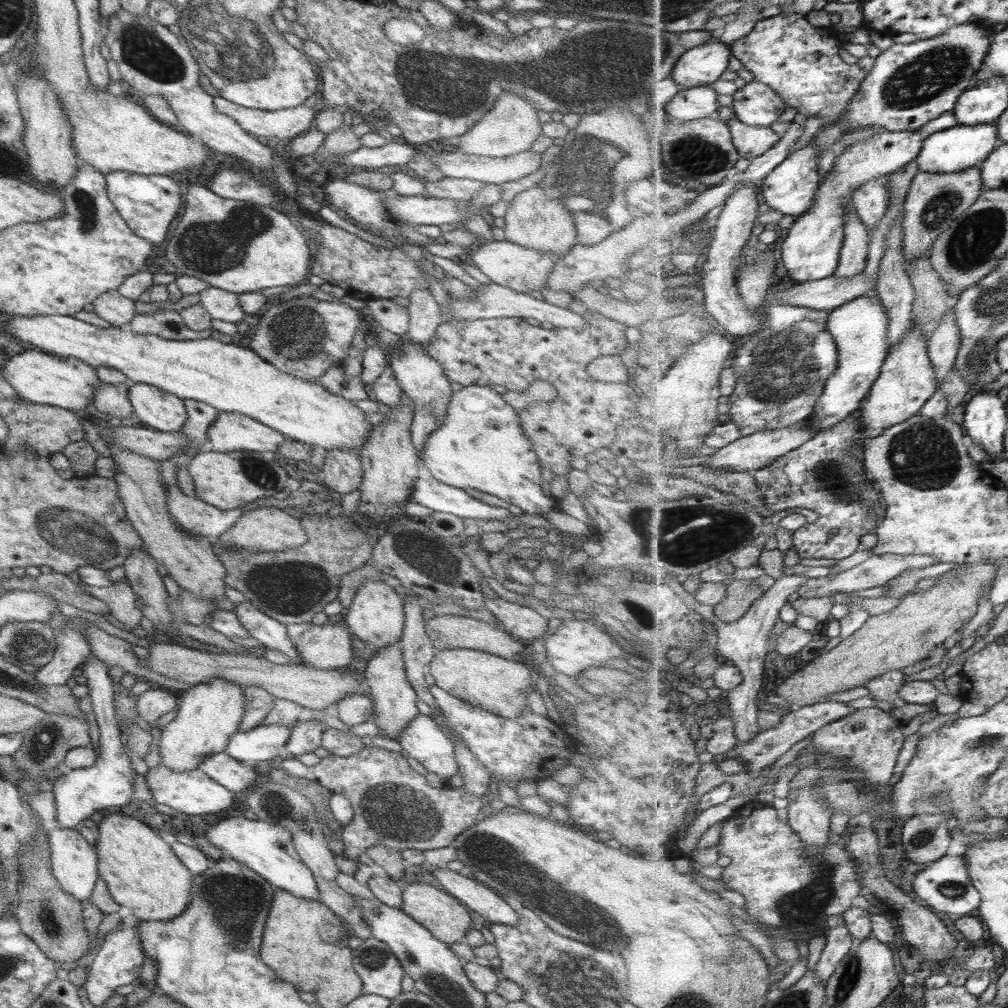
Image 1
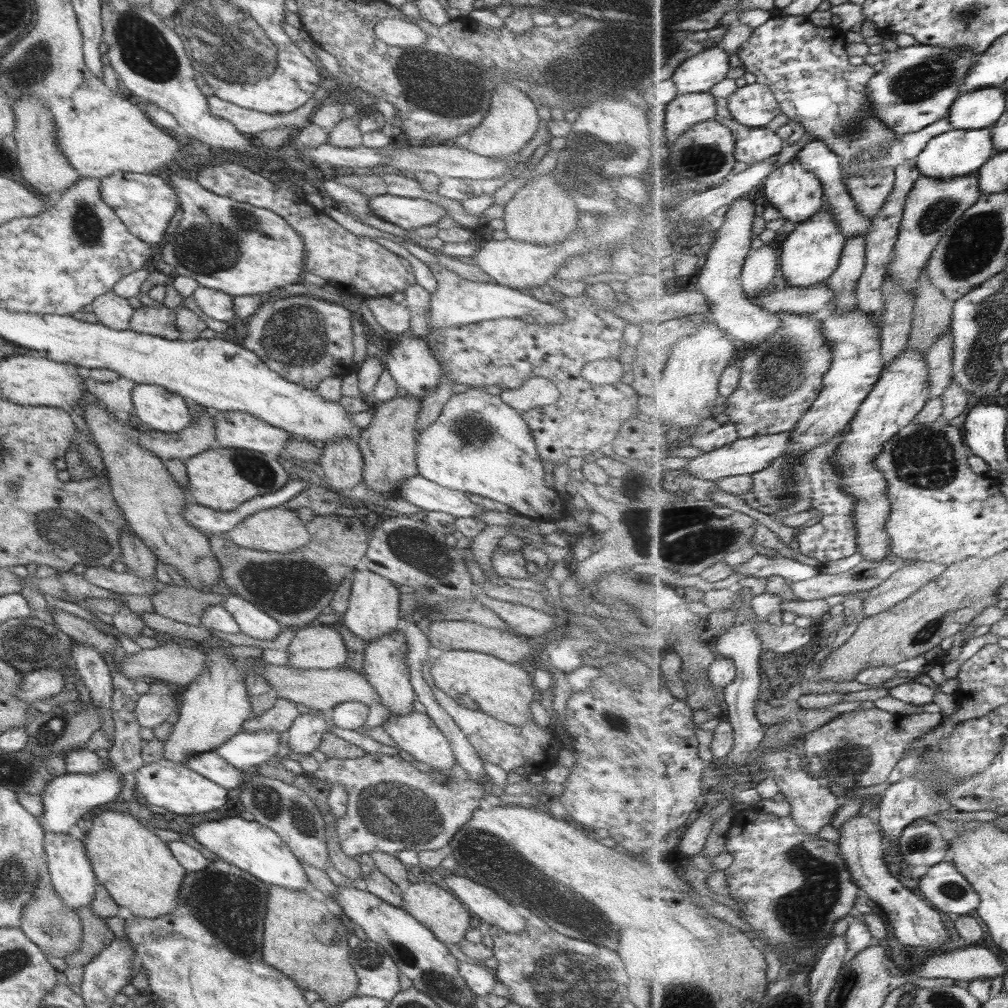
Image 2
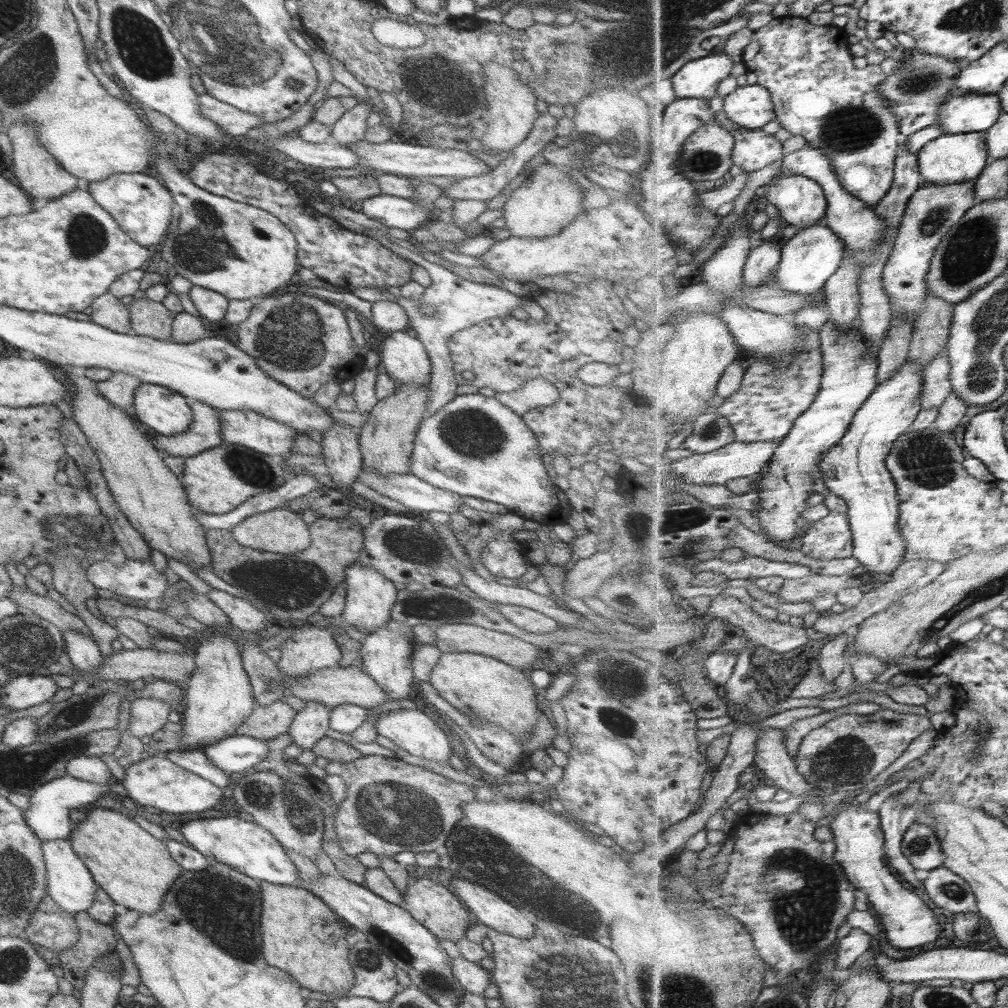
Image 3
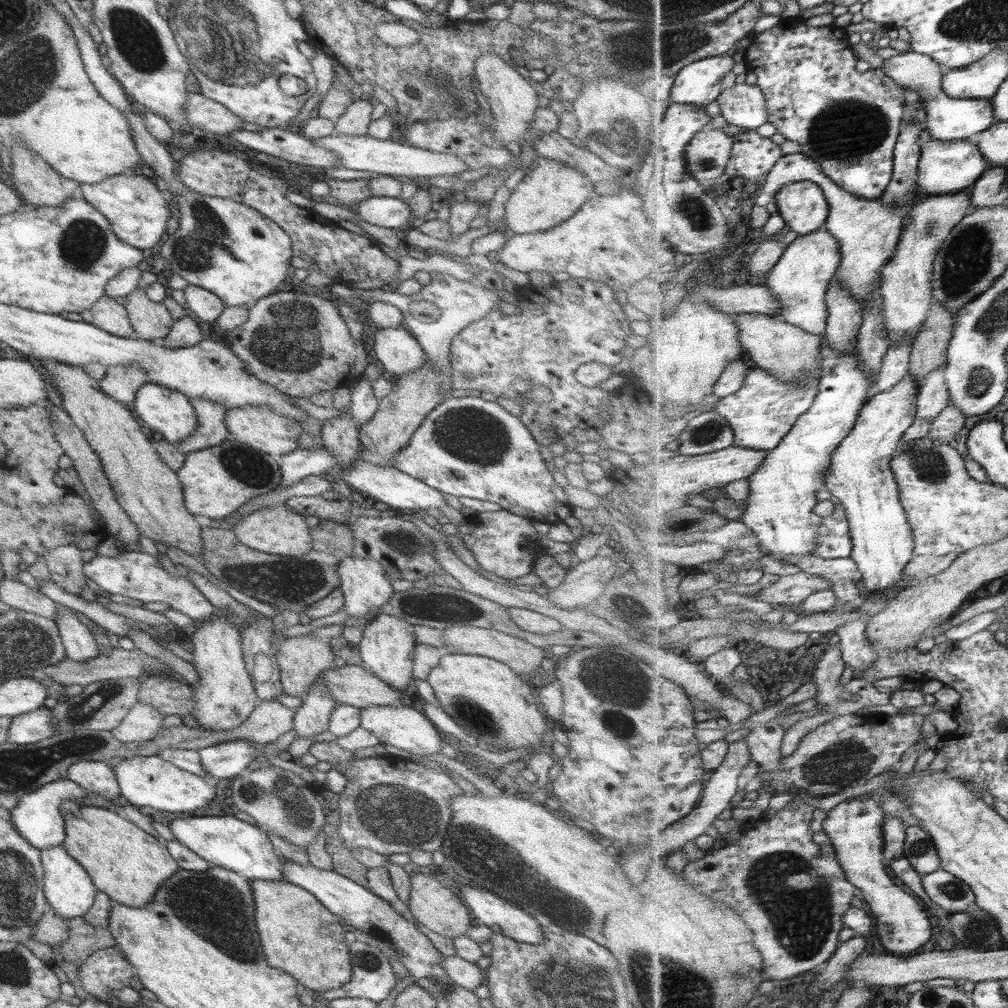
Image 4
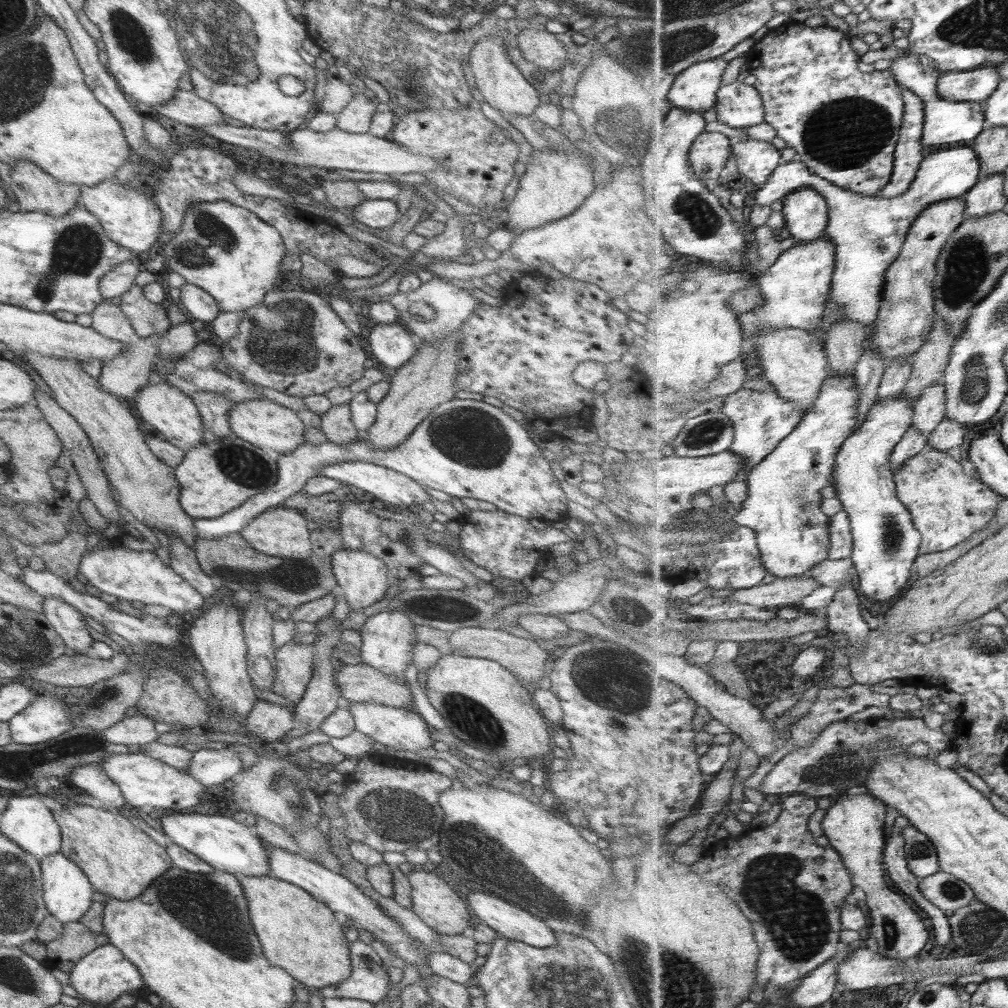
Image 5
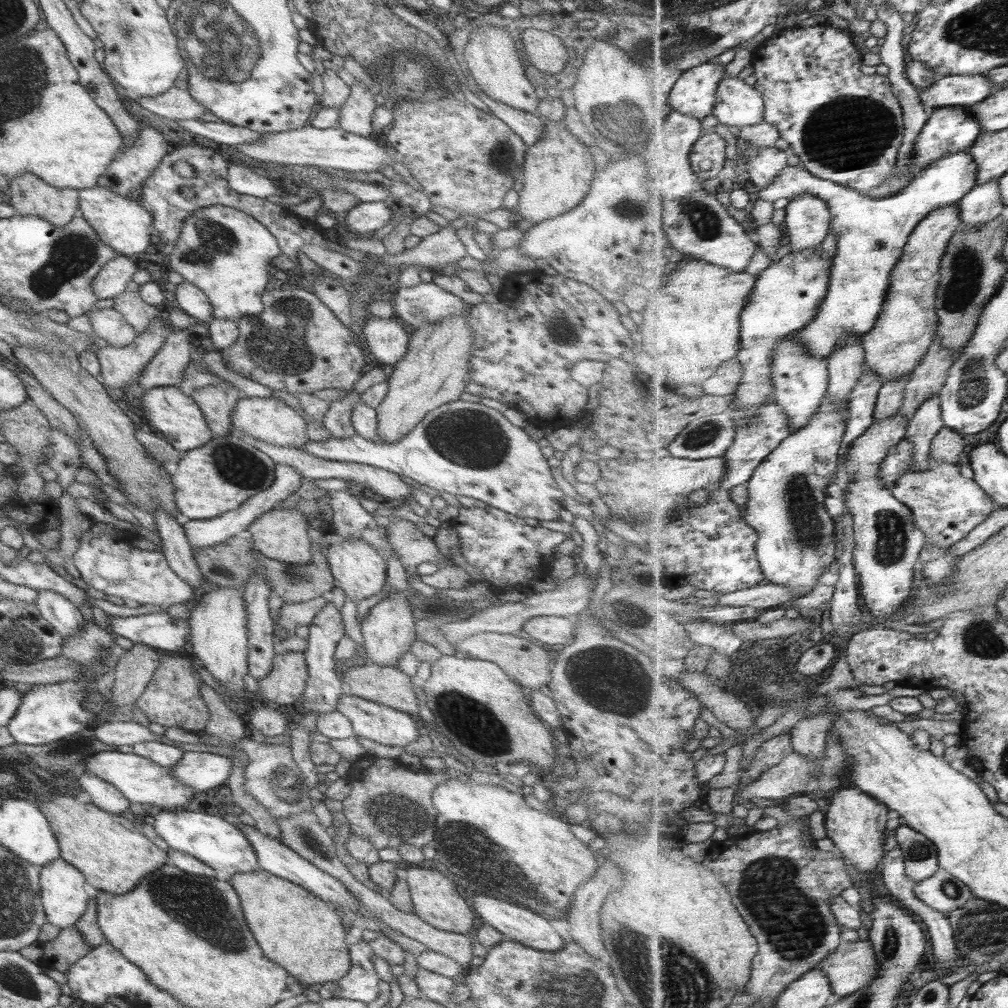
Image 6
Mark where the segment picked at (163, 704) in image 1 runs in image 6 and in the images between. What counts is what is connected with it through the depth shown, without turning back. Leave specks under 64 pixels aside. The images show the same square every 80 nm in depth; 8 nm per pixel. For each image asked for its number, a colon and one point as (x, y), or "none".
2: (149, 710)
3: (146, 716)
4: (141, 722)
5: (138, 729)
6: (113, 733)

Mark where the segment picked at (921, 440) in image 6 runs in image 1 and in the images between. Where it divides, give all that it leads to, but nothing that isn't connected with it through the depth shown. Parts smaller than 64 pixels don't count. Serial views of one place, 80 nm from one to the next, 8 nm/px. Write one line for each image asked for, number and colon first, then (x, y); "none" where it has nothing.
1: (944, 345)
2: (940, 357)
3: (937, 384)
4: (934, 396)
5: (929, 411)

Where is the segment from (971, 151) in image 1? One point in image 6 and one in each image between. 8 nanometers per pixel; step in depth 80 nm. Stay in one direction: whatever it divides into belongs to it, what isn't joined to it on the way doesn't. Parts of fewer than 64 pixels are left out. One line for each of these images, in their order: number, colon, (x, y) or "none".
2: (956, 153)
3: (950, 159)
4: (950, 166)
5: (869, 232)
6: (872, 233)

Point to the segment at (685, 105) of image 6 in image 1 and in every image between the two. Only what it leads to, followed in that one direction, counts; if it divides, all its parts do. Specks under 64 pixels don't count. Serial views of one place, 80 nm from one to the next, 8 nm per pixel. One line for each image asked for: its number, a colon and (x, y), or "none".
1: (700, 66)
2: (699, 73)
3: (700, 78)
4: (699, 83)
5: (695, 89)

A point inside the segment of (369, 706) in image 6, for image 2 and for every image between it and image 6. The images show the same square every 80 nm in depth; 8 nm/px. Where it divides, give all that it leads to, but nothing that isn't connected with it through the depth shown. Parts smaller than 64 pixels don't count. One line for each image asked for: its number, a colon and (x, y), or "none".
2: (414, 733)
3: (414, 731)
4: (403, 727)
5: (400, 729)

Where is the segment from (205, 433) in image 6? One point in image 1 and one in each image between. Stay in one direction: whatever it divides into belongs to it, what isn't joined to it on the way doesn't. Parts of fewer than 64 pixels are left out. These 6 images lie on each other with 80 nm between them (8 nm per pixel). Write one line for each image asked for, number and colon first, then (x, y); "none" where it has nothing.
1: (156, 409)
2: (163, 411)
3: (167, 413)
4: (167, 413)
5: (166, 411)

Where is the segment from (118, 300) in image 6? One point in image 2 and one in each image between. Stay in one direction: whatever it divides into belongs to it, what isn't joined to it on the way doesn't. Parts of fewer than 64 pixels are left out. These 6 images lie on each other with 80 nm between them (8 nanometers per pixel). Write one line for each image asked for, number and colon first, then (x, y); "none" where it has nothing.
2: (160, 321)
3: (149, 318)
4: (150, 320)
5: (147, 318)

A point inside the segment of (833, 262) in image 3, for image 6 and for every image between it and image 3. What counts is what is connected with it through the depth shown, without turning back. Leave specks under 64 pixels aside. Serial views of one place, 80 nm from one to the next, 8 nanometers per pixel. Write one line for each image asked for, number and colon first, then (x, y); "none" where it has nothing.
4: (801, 278)
5: (797, 287)
6: (788, 294)

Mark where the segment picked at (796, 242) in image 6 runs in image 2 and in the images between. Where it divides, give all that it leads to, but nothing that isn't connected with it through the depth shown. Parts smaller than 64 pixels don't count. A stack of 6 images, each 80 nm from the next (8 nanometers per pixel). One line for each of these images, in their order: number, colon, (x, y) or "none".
2: (798, 194)
3: (802, 203)
4: (803, 205)
5: (806, 212)

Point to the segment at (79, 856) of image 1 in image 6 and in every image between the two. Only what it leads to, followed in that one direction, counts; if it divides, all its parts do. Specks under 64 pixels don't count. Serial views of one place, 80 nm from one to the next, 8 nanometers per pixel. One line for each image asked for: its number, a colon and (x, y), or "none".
2: (68, 868)
3: (69, 884)
4: (68, 890)
5: (66, 892)
6: (62, 897)

